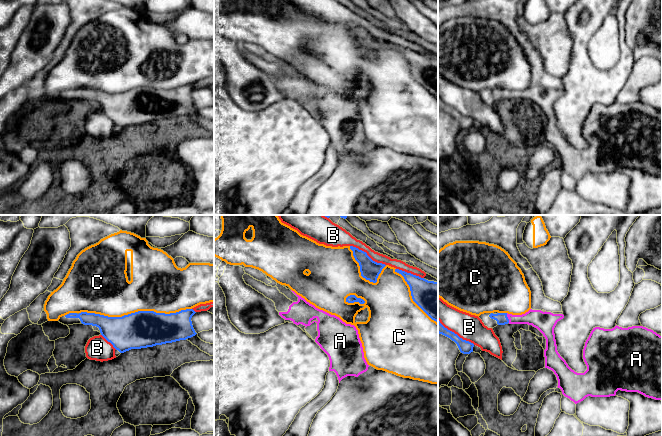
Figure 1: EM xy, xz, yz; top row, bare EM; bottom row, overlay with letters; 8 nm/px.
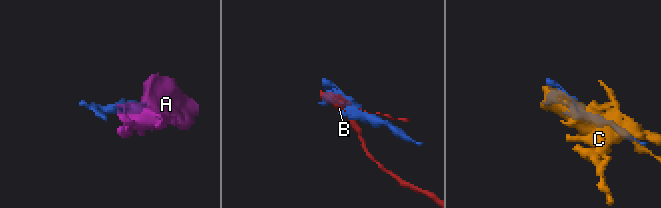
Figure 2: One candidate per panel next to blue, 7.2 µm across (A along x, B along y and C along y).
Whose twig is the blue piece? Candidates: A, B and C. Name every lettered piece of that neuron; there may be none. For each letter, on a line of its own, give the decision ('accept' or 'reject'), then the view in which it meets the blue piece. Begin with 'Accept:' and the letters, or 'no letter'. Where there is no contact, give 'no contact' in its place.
Accept: A
A: accept | yz
B: reject | yz
C: reject | xy

